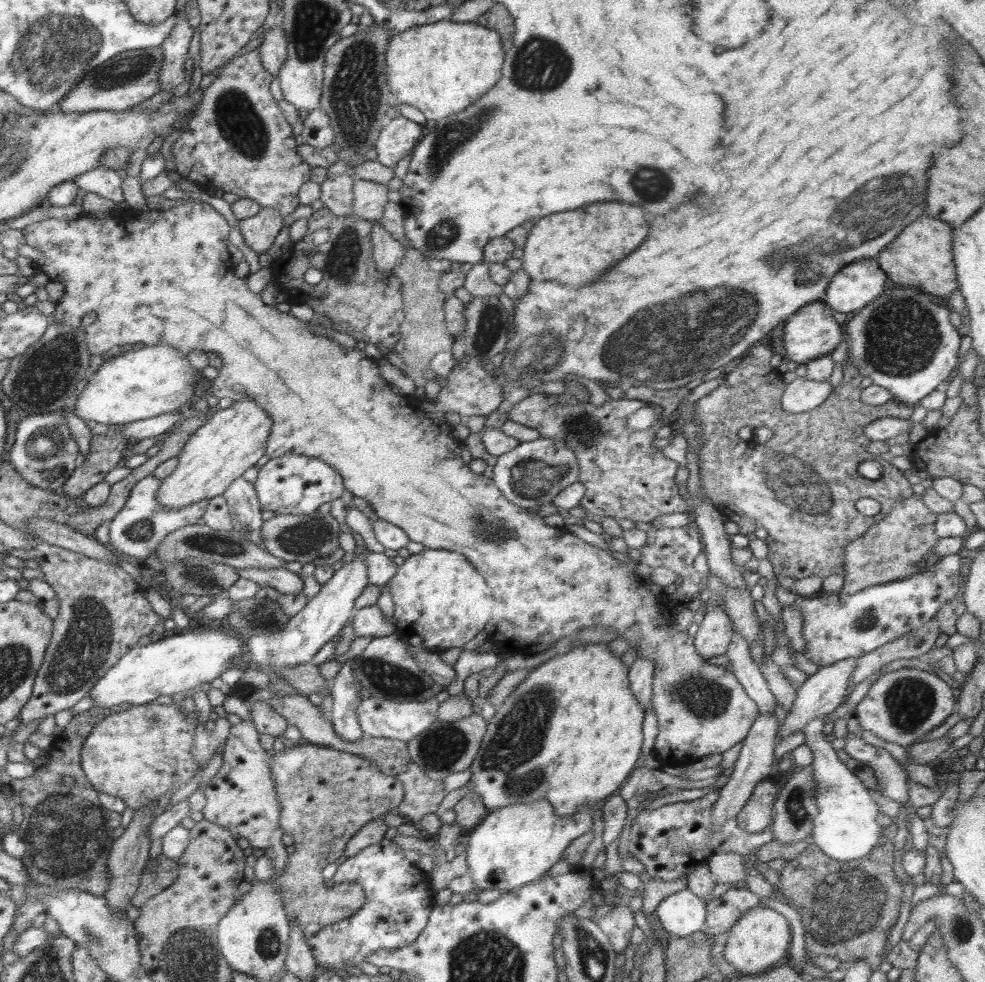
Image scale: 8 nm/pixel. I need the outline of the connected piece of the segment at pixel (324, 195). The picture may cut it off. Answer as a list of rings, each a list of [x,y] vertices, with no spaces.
[[[347,172],[340,176],[326,178],[326,181],[322,182],[319,199],[337,217],[350,216],[362,220],[365,218],[353,213],[353,180]]]

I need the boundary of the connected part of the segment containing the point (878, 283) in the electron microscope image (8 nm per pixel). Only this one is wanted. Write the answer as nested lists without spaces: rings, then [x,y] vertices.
[[[875,259],[854,261],[832,276],[824,302],[836,312],[854,312],[886,290],[887,277]]]

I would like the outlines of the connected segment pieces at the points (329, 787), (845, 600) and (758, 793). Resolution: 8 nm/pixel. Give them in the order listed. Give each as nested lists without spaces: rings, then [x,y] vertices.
[[[288,745],[281,752],[268,751],[267,763],[280,803],[279,827],[283,833],[293,836],[296,844],[292,846],[296,846],[296,852],[300,852],[300,860],[294,858],[294,864],[288,860],[288,869],[271,885],[274,894],[280,896],[289,924],[296,924],[302,930],[302,936],[308,940],[324,926],[352,916],[364,905],[364,889],[360,884],[344,882],[329,889],[324,885],[321,873],[328,864],[336,863],[344,855],[347,842],[364,824],[396,811],[403,801],[403,784],[395,776],[384,774],[364,757],[320,745]]]
[[[950,554],[942,557],[938,564],[929,568],[926,572],[919,572],[900,580],[877,584],[860,592],[855,592],[853,595],[846,594],[842,590],[820,590],[818,593],[807,597],[788,588],[784,589],[775,583],[775,579],[772,581],[772,590],[782,606],[798,604],[798,609],[802,613],[803,618],[802,636],[805,642],[803,655],[813,663],[816,663],[820,668],[831,666],[846,659],[857,660],[863,654],[872,652],[876,648],[884,646],[887,642],[892,642],[899,636],[921,627],[926,621],[934,619],[942,604],[954,600],[956,593],[960,590],[963,580],[960,576],[960,566],[962,566],[960,555]]]
[[[760,781],[744,808],[735,816],[737,825],[751,833],[762,832],[773,820],[773,804],[779,794],[770,781]]]

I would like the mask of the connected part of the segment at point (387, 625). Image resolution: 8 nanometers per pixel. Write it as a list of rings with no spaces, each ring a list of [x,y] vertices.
[[[378,605],[365,606],[355,610],[352,624],[357,636],[384,637],[396,632],[394,622],[389,621],[382,614]]]

